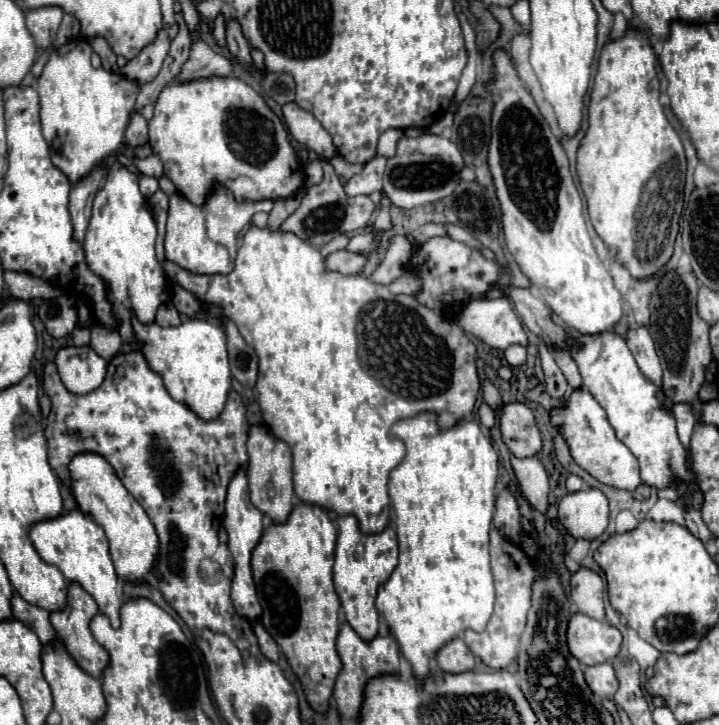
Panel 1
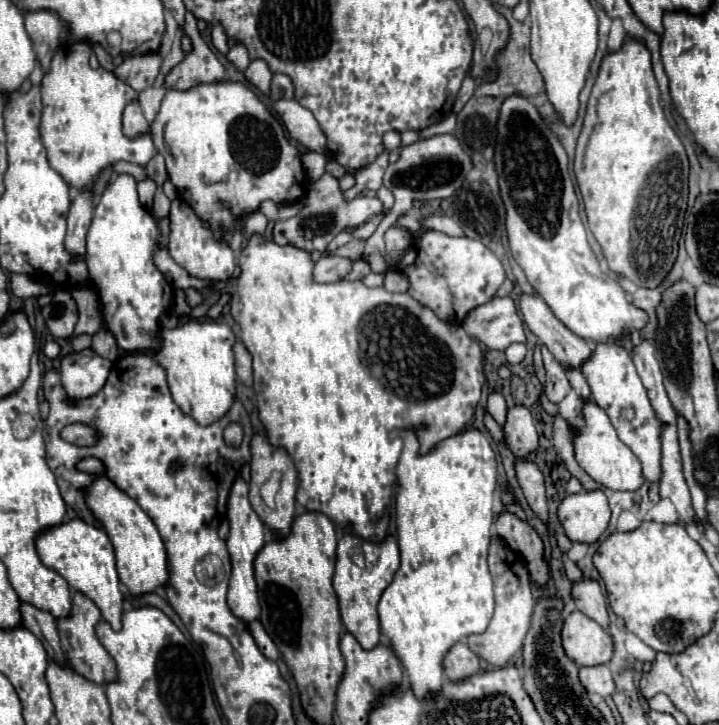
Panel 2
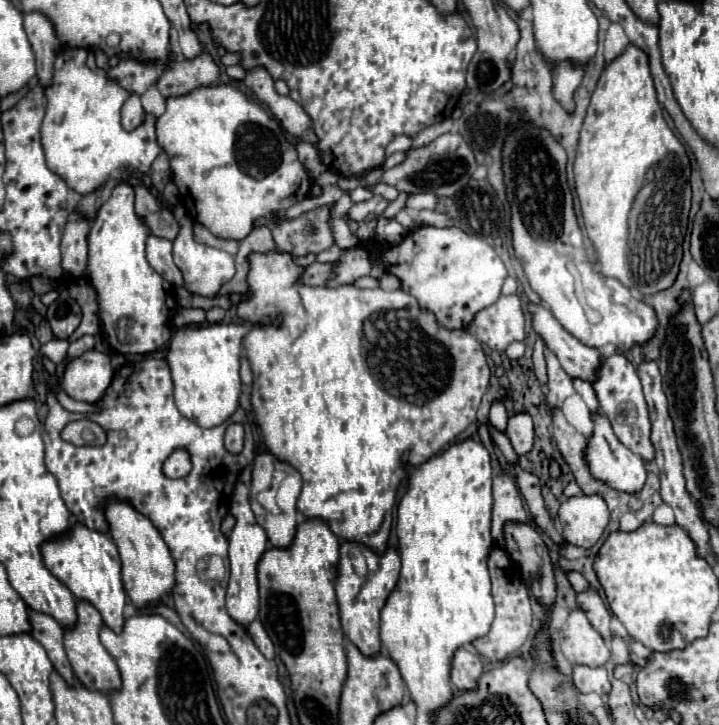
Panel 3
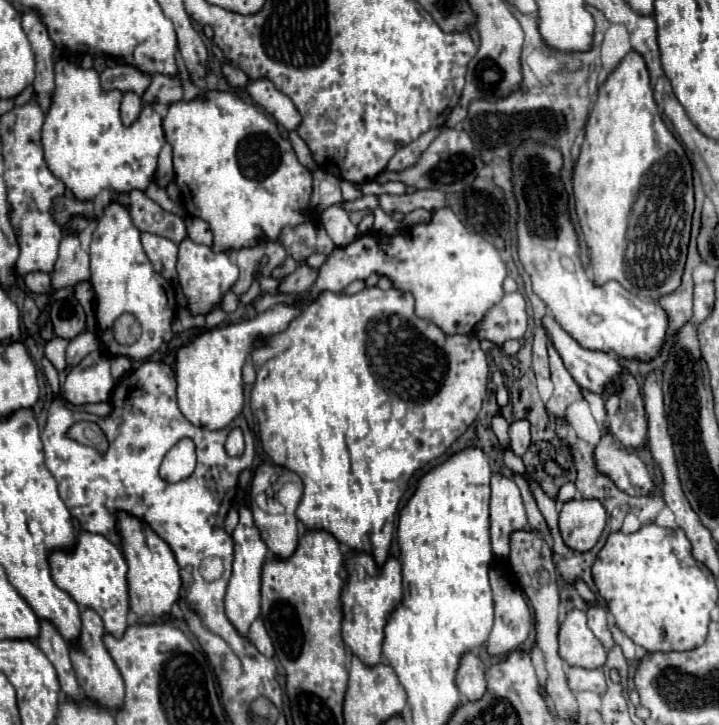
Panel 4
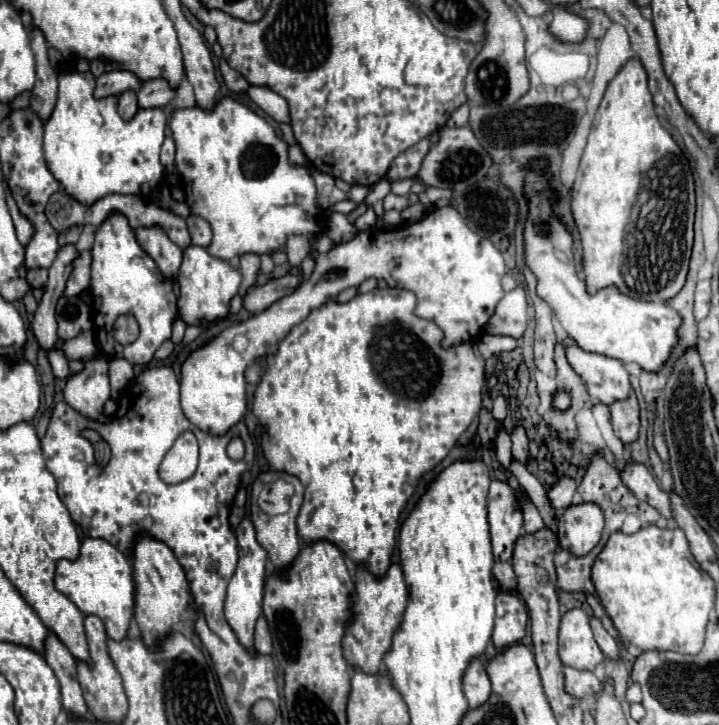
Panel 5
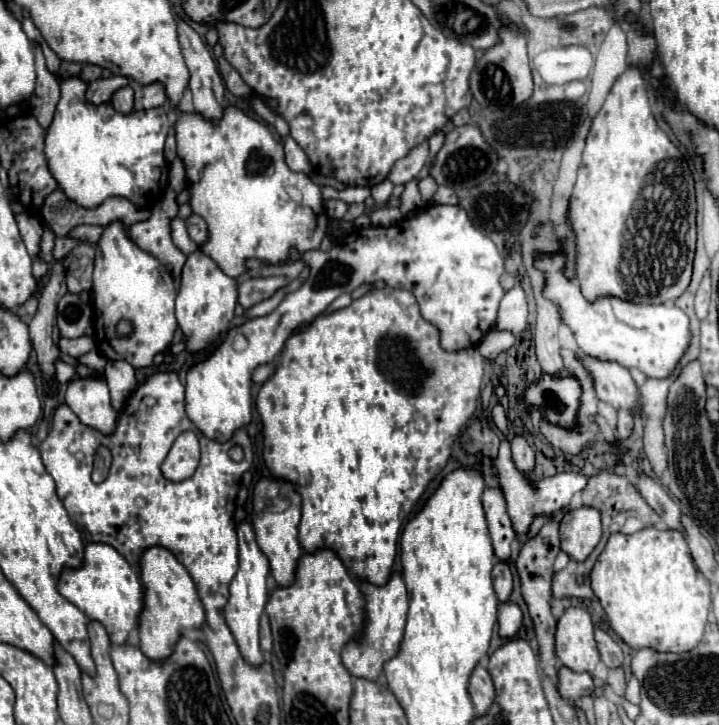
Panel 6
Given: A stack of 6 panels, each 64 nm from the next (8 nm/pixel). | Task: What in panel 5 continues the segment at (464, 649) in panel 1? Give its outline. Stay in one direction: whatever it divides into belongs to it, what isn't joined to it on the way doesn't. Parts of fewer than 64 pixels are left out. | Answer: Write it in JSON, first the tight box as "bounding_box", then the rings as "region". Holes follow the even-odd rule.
{"bounding_box":[462,658,492,708],"region":[[[478,658],[470,660],[470,664],[462,676],[462,690],[464,690],[464,696],[470,704],[470,708],[478,708],[480,704],[484,704],[484,700],[488,700],[492,688],[490,688],[486,668]]]}

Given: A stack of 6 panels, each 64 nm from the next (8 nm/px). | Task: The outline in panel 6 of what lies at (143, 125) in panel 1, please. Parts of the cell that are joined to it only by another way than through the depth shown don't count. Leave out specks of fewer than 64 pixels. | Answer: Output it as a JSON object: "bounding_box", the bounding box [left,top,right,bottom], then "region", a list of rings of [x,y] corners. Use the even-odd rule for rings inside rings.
{"bounding_box":[110,88,134,114],"region":[[[120,88],[120,92],[116,92],[116,96],[112,96],[110,100],[116,108],[116,112],[120,114],[130,114],[134,110],[134,90],[128,88]]]}

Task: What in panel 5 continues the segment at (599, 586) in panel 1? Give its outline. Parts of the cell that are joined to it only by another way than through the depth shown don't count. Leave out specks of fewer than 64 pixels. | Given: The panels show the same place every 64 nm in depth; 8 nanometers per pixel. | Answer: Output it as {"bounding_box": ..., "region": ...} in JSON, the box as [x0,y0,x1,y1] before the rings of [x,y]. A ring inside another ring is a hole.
{"bounding_box":[590,616,620,658],"region":[[[590,616],[590,626],[592,626],[592,632],[594,632],[594,638],[598,642],[598,646],[602,648],[604,656],[606,658],[618,658],[620,656],[620,648],[618,648],[618,642],[604,630],[600,618],[596,616]]]}

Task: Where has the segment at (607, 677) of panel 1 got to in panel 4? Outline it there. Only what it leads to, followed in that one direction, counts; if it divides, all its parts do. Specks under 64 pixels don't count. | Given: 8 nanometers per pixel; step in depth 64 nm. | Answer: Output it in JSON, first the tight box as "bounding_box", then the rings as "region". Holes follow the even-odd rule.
{"bounding_box":[568,668,606,694],"region":[[[570,668],[568,672],[568,686],[574,692],[596,692],[596,694],[604,694],[606,692],[606,676],[602,670],[588,670],[588,668]]]}

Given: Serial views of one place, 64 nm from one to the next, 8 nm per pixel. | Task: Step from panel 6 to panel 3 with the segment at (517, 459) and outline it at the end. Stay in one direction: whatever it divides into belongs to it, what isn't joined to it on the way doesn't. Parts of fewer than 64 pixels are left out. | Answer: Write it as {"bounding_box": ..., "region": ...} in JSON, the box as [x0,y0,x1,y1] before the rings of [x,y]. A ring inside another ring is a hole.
{"bounding_box":[506,412,534,456],"region":[[[516,412],[514,416],[510,416],[506,426],[506,436],[510,438],[512,448],[518,456],[530,452],[534,446],[534,426],[530,414]]]}

